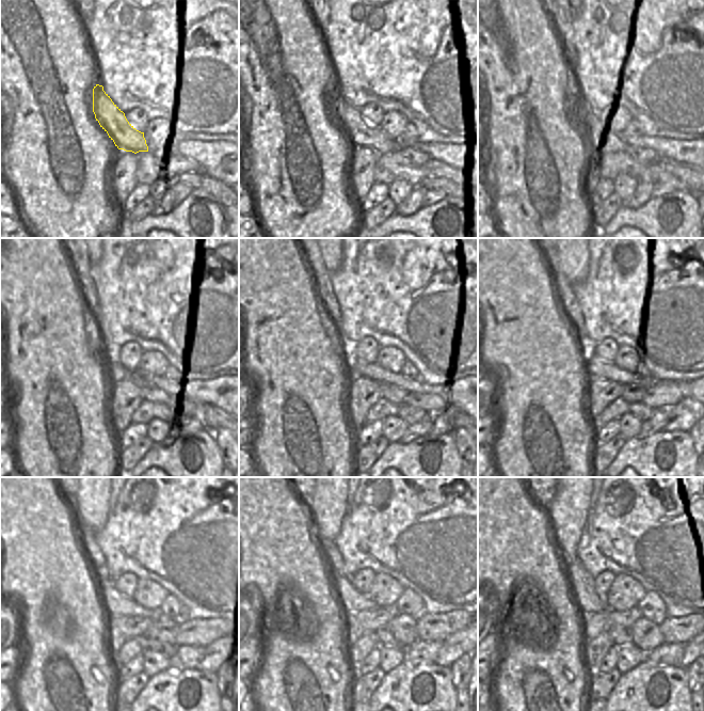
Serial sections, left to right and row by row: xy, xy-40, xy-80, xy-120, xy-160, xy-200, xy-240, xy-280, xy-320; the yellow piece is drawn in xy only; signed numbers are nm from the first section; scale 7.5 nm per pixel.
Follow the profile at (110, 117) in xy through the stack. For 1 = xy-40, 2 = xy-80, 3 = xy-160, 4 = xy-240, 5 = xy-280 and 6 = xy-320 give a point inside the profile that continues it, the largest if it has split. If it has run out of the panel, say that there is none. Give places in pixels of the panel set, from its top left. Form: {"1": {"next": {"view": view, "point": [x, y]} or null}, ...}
{"1": {"next": {"view": "xy-40", "point": [361, 133]}}, "2": {"next": {"view": "xy-80", "point": [598, 133]}}, "3": {"next": {"view": "xy-160", "point": [389, 392]}}, "4": {"next": {"view": "xy-240", "point": [163, 629]}}, "5": {"next": {"view": "xy-280", "point": [403, 628]}}, "6": {"next": {"view": "xy-320", "point": [646, 636]}}}

